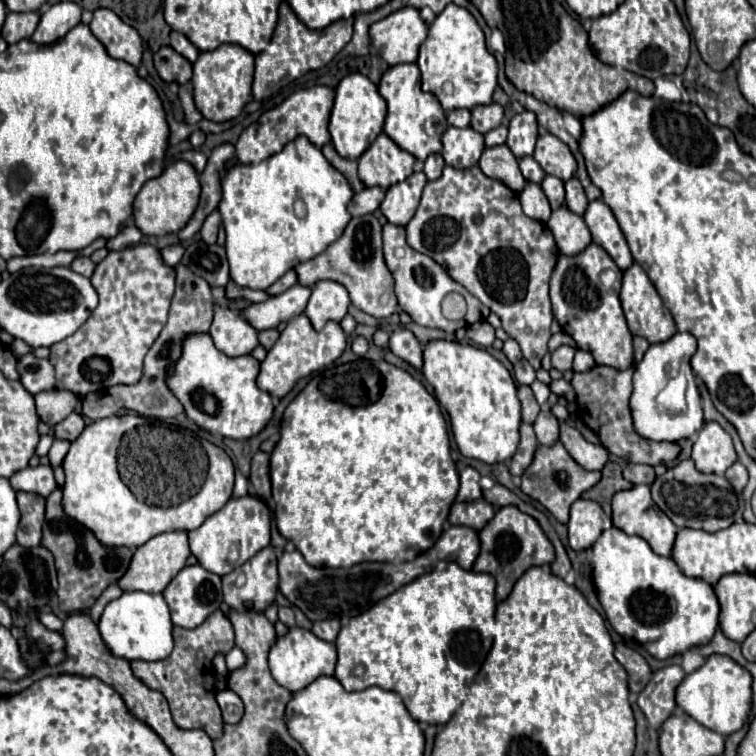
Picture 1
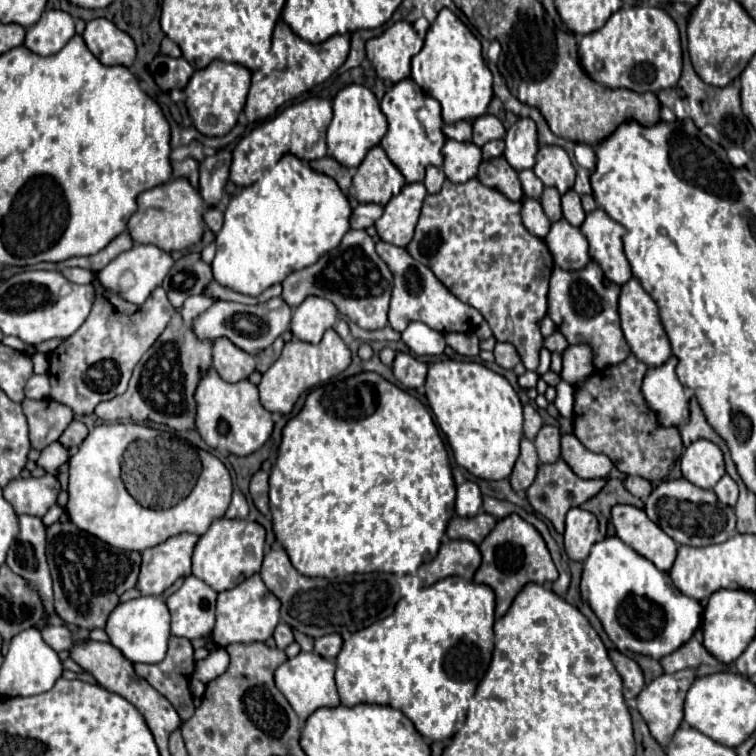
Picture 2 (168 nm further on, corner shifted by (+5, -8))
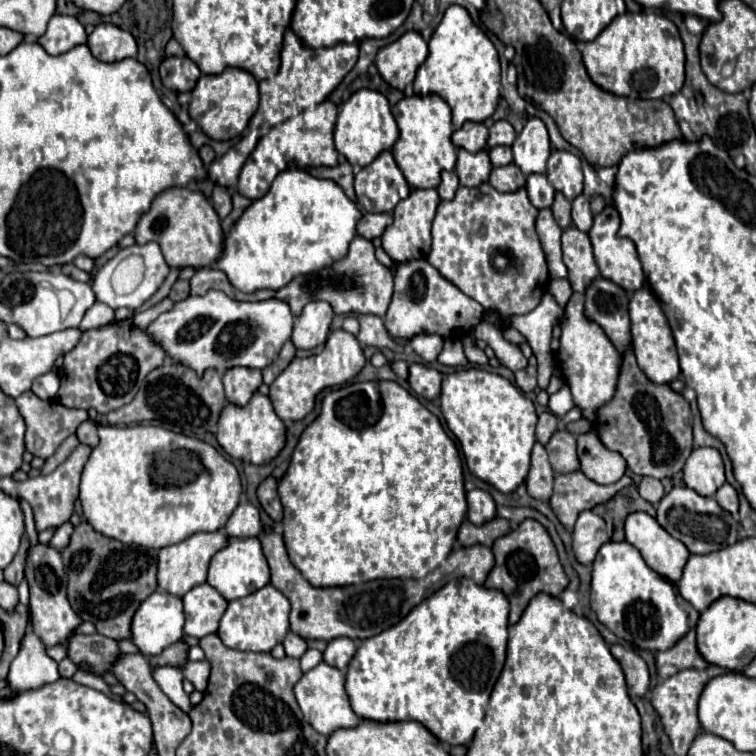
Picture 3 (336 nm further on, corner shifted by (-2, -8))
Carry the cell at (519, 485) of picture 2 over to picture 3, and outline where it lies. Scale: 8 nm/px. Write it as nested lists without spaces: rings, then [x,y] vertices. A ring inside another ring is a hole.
[[[536,442],[532,448],[532,466],[526,476],[528,494],[536,500],[548,500],[552,494],[552,480],[554,480],[554,472],[548,462],[548,454],[544,446]]]

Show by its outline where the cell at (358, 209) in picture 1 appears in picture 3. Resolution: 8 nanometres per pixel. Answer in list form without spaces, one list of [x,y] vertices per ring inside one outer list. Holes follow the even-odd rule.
[[[380,212],[380,214],[364,214],[358,222],[358,234],[372,240],[376,236],[382,236],[384,228],[392,222],[392,214],[390,212]]]

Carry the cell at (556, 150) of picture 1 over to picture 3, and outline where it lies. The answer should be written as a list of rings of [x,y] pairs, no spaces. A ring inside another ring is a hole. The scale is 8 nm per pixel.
[[[552,150],[548,158],[546,176],[550,184],[568,200],[582,194],[582,166],[580,158],[566,150]]]

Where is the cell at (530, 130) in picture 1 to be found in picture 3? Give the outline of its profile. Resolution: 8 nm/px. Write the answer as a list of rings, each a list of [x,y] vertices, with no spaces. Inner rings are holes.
[[[528,118],[524,130],[512,144],[514,164],[528,176],[534,172],[546,172],[546,162],[552,152],[546,126],[540,118]]]

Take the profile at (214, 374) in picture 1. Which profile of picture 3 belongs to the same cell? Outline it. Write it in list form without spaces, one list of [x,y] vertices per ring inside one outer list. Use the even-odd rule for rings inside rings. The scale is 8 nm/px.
[[[254,392],[246,406],[226,404],[222,408],[220,418],[218,418],[216,440],[228,456],[238,458],[238,460],[246,460],[252,464],[264,464],[264,462],[272,460],[284,448],[286,428],[284,428],[284,422],[272,410],[270,398],[260,392]]]

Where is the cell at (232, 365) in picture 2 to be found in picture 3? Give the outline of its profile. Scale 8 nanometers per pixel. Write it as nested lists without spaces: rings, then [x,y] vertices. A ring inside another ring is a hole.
[[[234,366],[224,372],[222,380],[224,380],[224,390],[226,390],[226,400],[238,406],[244,406],[262,384],[262,372],[256,368]]]

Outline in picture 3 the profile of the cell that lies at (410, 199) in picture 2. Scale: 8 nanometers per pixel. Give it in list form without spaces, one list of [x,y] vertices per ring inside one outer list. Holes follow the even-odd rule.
[[[434,188],[412,190],[406,200],[400,200],[394,208],[394,222],[382,234],[382,248],[394,262],[408,262],[412,258],[426,258],[430,250],[430,226],[436,214],[440,196]]]

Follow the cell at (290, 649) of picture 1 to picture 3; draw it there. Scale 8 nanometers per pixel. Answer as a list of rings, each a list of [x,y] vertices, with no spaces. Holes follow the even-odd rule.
[[[320,662],[318,666],[302,674],[302,678],[294,684],[294,696],[300,704],[304,720],[324,736],[330,736],[338,728],[352,728],[360,720],[350,708],[348,694],[344,690],[344,674],[338,668],[328,666],[326,662]]]

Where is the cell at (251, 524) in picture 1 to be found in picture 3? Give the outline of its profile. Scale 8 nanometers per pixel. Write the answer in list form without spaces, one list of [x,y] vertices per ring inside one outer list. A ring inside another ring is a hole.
[[[228,536],[228,546],[218,550],[208,566],[208,584],[214,586],[226,600],[244,598],[252,592],[256,592],[260,586],[266,586],[270,582],[270,570],[268,562],[262,552],[262,544],[258,538],[234,538]]]

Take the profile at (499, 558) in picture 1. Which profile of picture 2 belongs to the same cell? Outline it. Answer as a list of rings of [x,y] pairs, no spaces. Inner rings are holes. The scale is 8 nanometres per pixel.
[[[511,514],[503,520],[499,520],[497,526],[491,530],[491,534],[481,542],[479,550],[483,554],[483,564],[475,574],[475,582],[487,584],[493,588],[493,592],[497,596],[497,608],[495,608],[497,618],[505,616],[513,598],[519,594],[519,590],[525,584],[529,584],[529,582],[545,584],[545,582],[557,580],[557,568],[549,556],[545,540],[535,530],[535,526],[531,526],[517,514]]]

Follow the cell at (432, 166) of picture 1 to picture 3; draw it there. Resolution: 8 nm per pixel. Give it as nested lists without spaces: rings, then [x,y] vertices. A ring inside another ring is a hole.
[[[442,172],[442,182],[440,182],[440,186],[436,190],[438,190],[442,200],[452,200],[458,186],[460,186],[458,176],[454,172]]]

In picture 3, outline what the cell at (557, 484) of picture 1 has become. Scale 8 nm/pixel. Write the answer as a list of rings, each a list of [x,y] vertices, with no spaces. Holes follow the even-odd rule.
[[[580,470],[570,474],[556,474],[554,476],[554,492],[550,496],[550,506],[560,520],[560,524],[572,532],[574,522],[582,510],[594,508],[596,504],[602,504],[610,500],[618,490],[632,484],[628,476],[622,476],[614,484],[596,484],[588,480]]]

